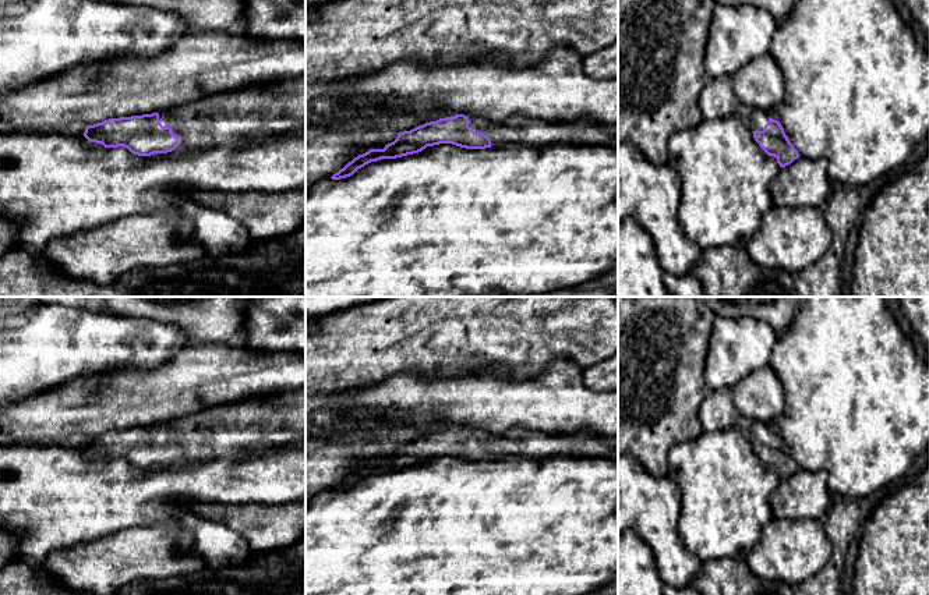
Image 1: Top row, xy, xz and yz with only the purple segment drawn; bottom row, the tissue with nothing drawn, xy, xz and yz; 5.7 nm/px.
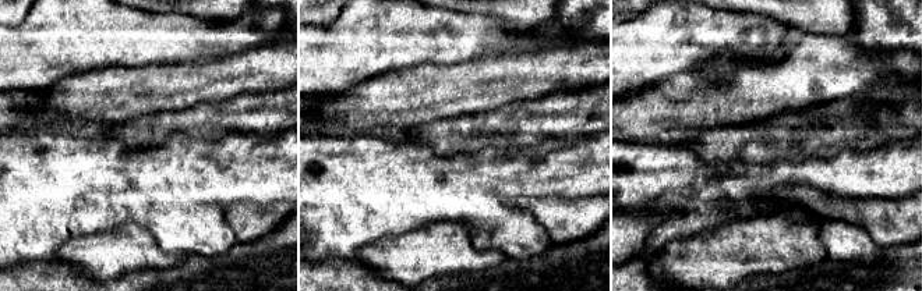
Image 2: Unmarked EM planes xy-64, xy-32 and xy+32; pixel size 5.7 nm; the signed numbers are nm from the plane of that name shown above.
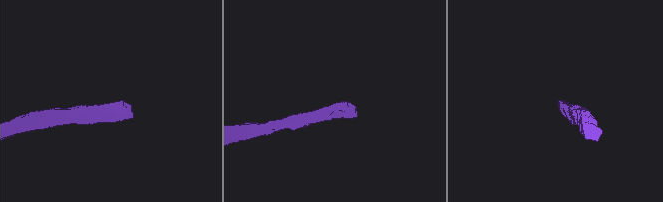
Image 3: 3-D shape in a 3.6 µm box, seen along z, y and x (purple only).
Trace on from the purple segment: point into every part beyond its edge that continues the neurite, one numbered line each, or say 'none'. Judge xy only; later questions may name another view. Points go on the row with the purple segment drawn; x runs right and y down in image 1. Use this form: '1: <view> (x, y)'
1: xy (221, 120)

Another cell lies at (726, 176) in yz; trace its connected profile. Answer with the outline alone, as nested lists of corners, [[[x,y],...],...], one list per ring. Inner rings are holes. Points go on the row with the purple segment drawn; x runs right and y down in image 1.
[[[735,116],[703,118],[696,127],[675,132],[668,141],[668,162],[681,181],[679,224],[703,251],[730,247],[748,249],[762,219],[774,205],[771,183],[781,170],[755,141],[749,123]]]

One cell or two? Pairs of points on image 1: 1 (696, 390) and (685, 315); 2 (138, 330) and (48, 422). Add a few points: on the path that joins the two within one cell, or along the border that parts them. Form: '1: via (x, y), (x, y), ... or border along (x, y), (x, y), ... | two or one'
1: via (685, 372), (685, 333) | one
2: border along (127, 368), (88, 374), (63, 382) | two

